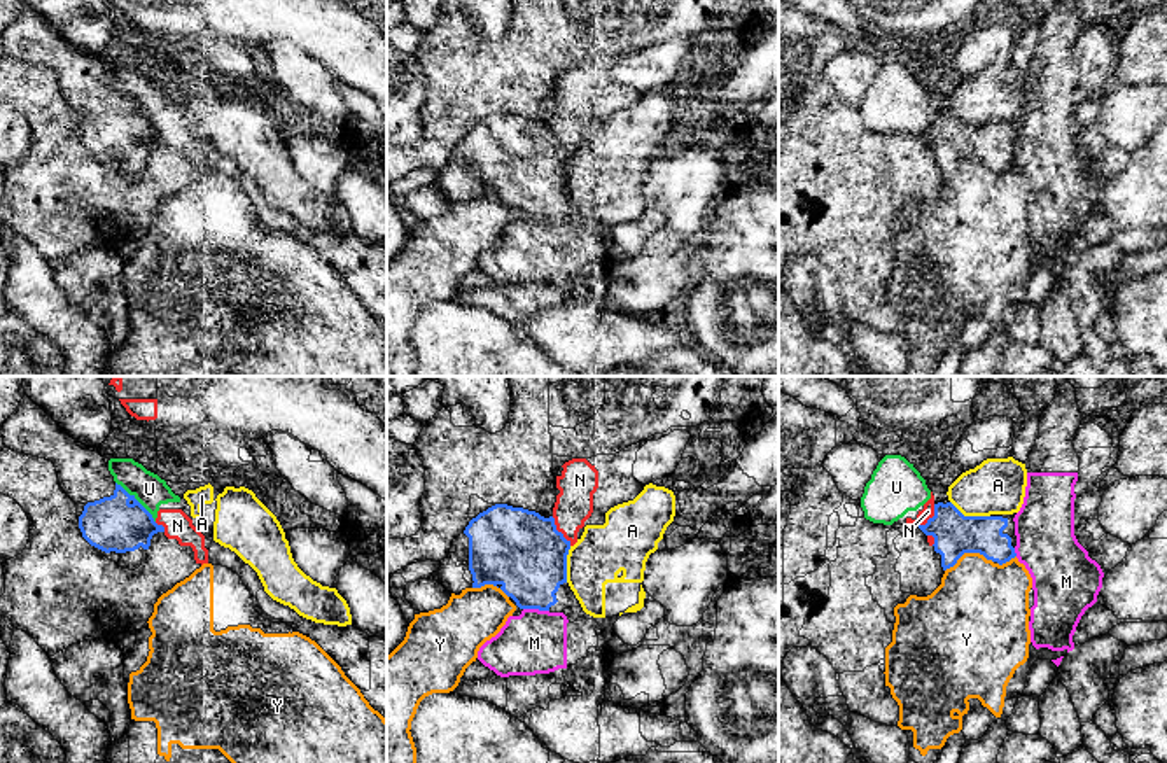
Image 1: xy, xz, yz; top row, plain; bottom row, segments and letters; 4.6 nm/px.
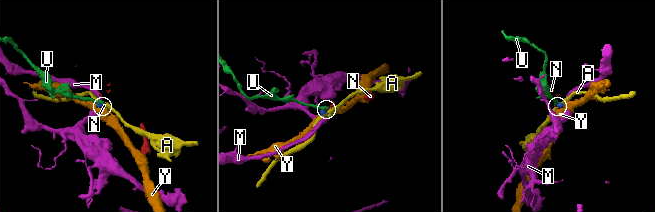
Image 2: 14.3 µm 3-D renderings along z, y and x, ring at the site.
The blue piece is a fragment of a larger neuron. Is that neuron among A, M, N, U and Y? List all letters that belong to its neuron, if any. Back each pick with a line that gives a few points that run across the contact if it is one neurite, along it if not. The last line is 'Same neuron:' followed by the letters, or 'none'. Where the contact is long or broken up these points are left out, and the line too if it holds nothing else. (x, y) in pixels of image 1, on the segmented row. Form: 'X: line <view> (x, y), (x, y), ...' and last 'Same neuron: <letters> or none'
Same neuron: none

